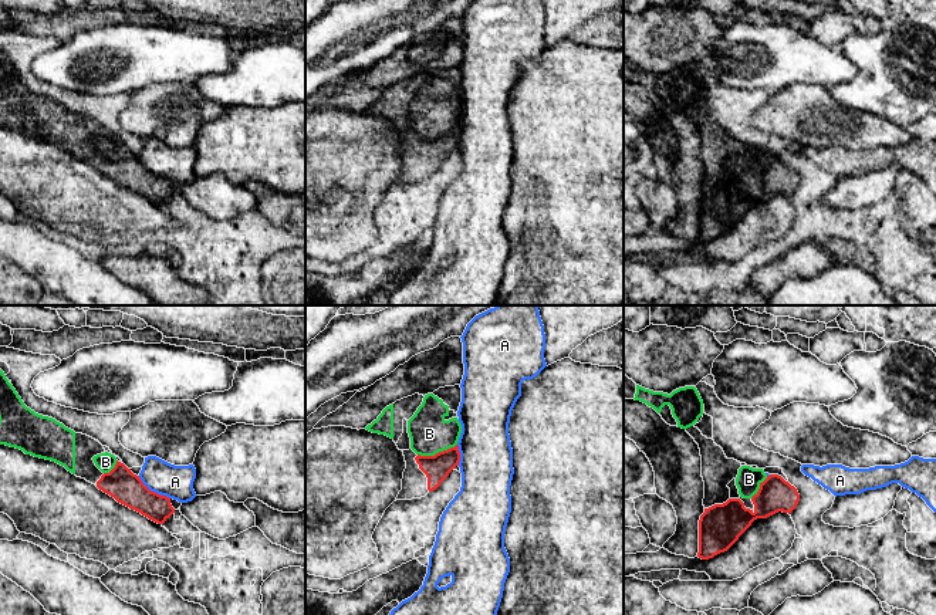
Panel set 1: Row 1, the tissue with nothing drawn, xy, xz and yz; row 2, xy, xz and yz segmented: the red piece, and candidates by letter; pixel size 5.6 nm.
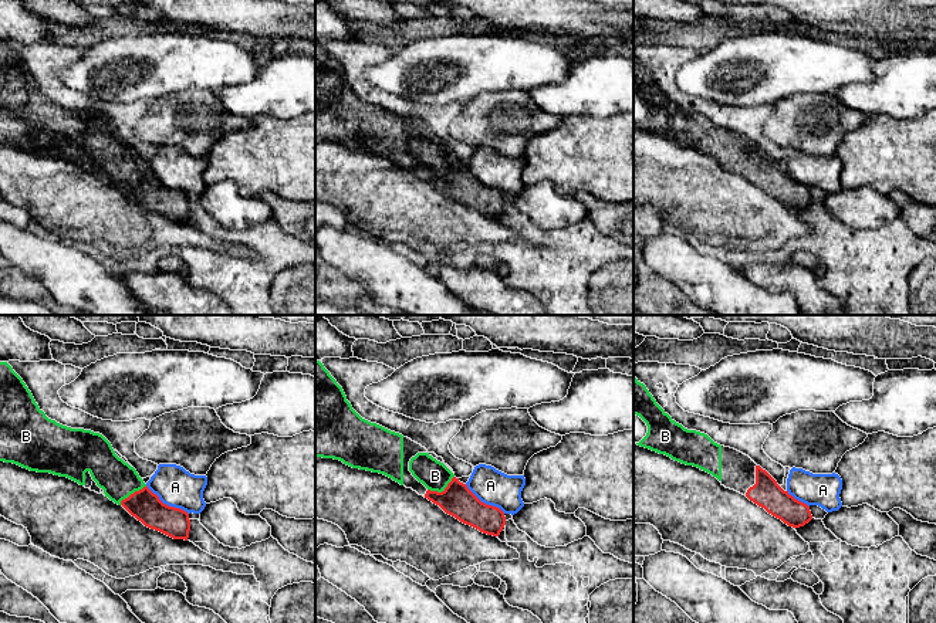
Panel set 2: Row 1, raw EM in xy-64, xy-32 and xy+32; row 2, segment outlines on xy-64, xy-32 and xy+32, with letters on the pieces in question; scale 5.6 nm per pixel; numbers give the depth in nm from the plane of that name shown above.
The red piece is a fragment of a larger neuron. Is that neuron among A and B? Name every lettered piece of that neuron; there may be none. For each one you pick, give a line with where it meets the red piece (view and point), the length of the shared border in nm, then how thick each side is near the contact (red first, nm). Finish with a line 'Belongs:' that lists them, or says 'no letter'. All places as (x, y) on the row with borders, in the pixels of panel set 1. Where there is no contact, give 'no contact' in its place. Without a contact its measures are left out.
B: contact xz (436, 453); length 240 nm; calibres 150 and 220 nm
Belongs: B

